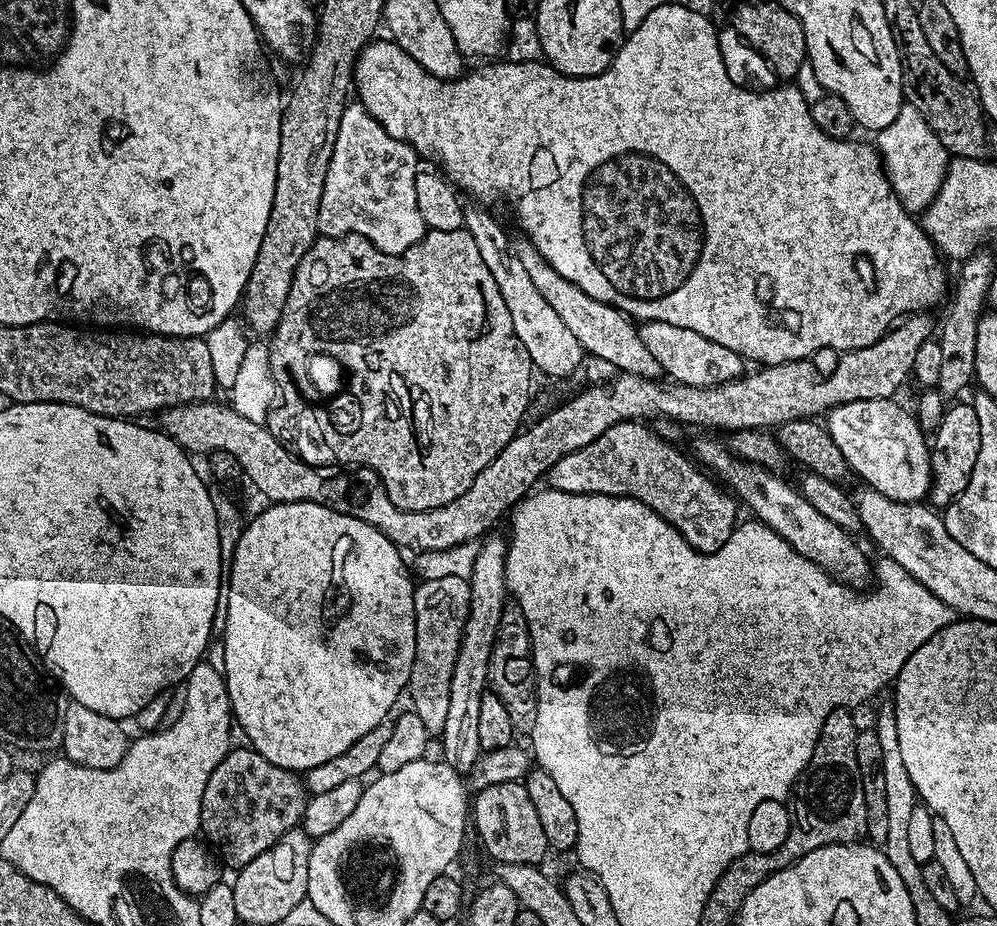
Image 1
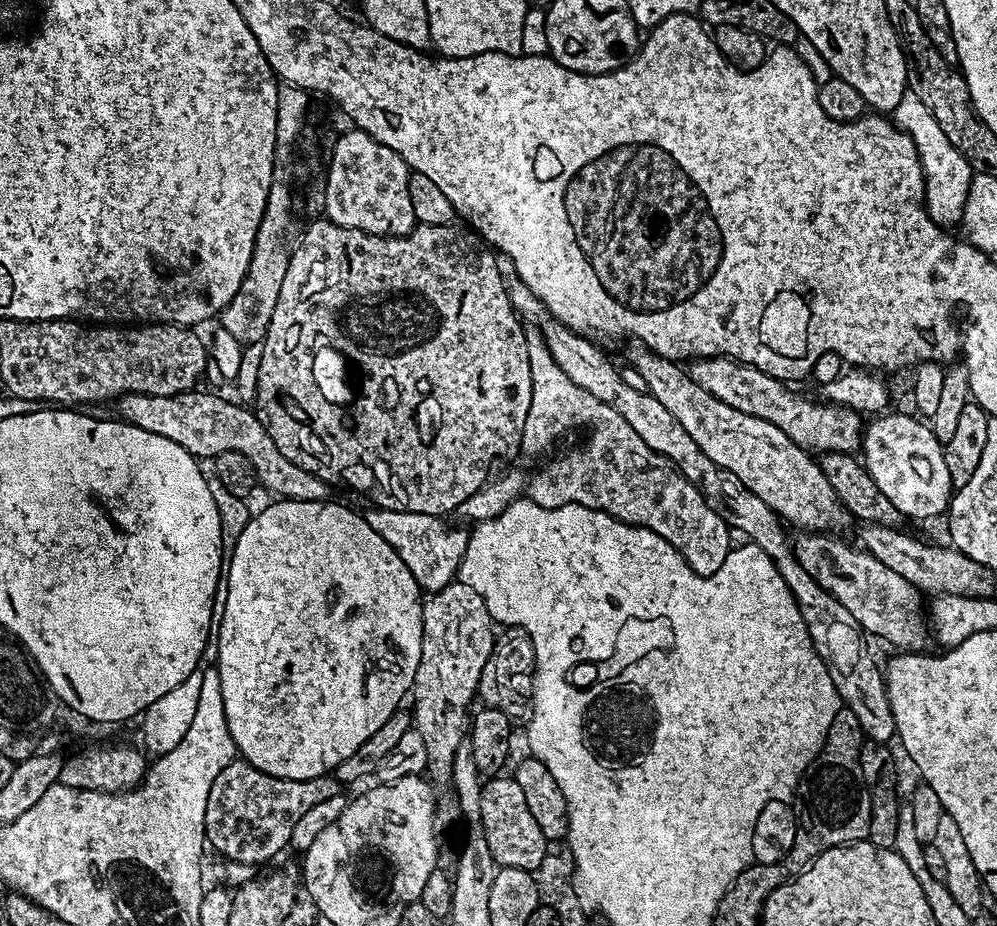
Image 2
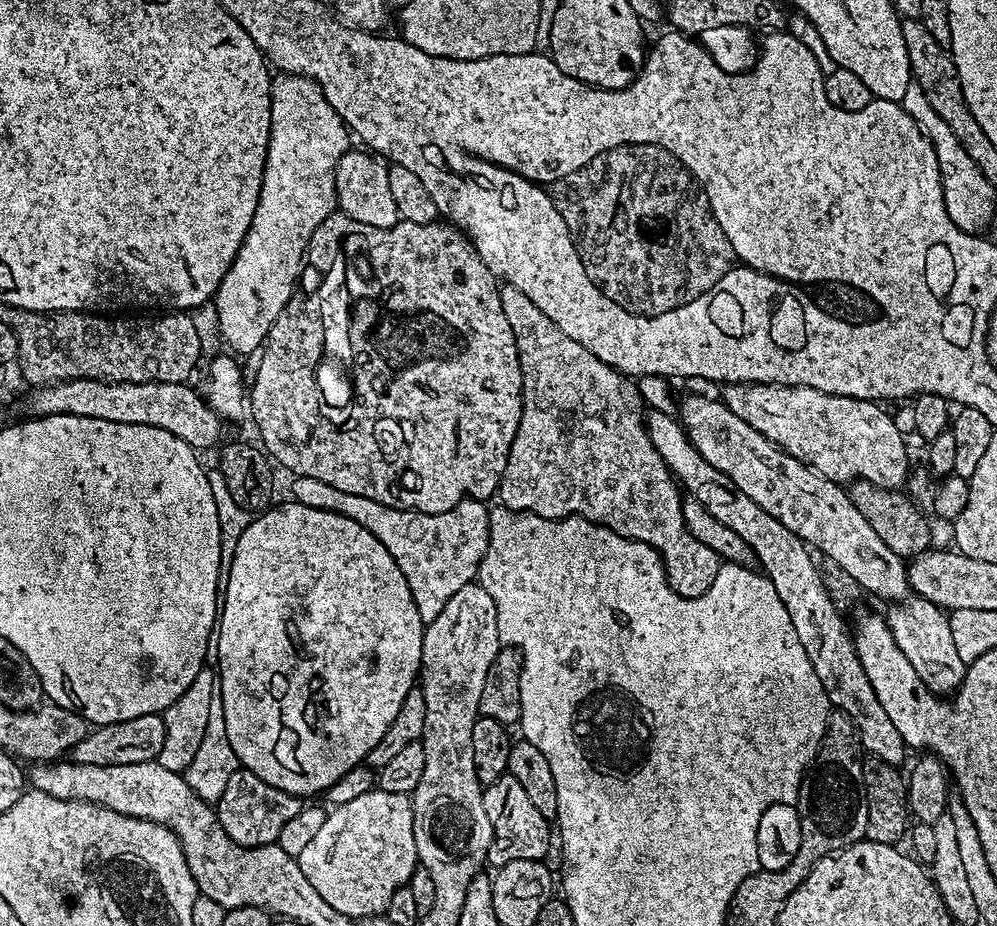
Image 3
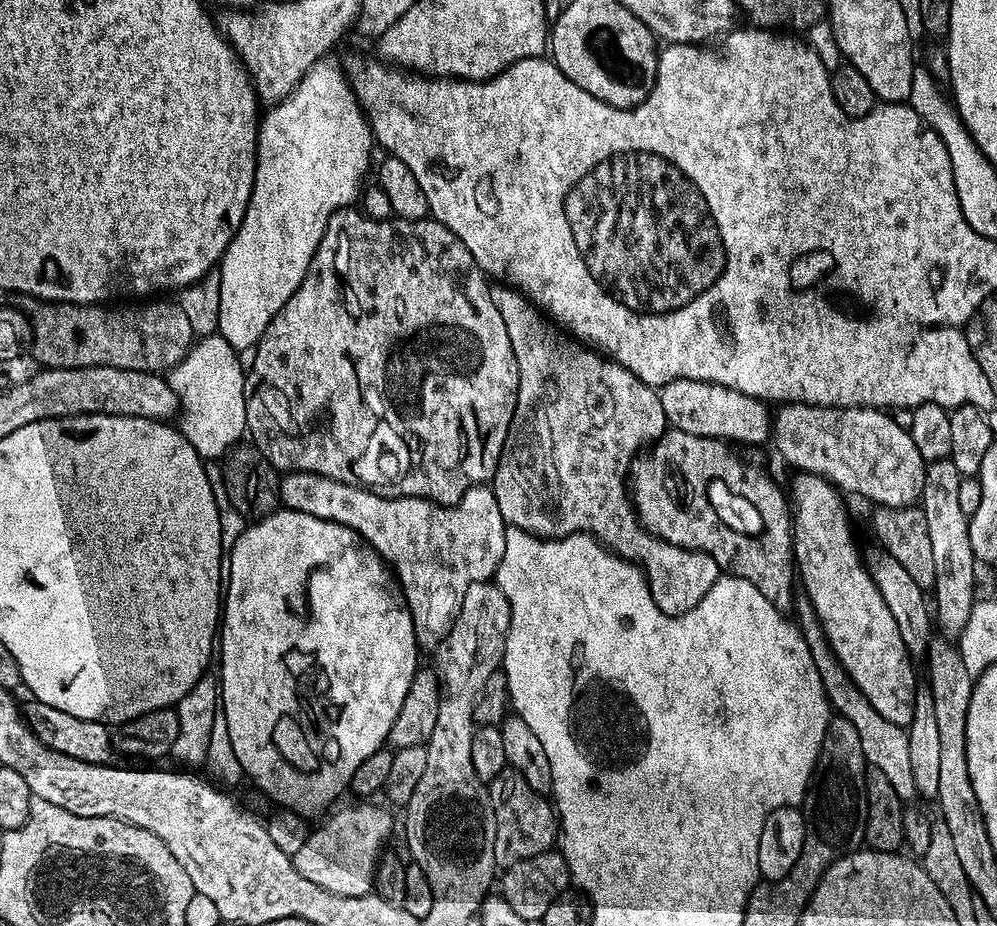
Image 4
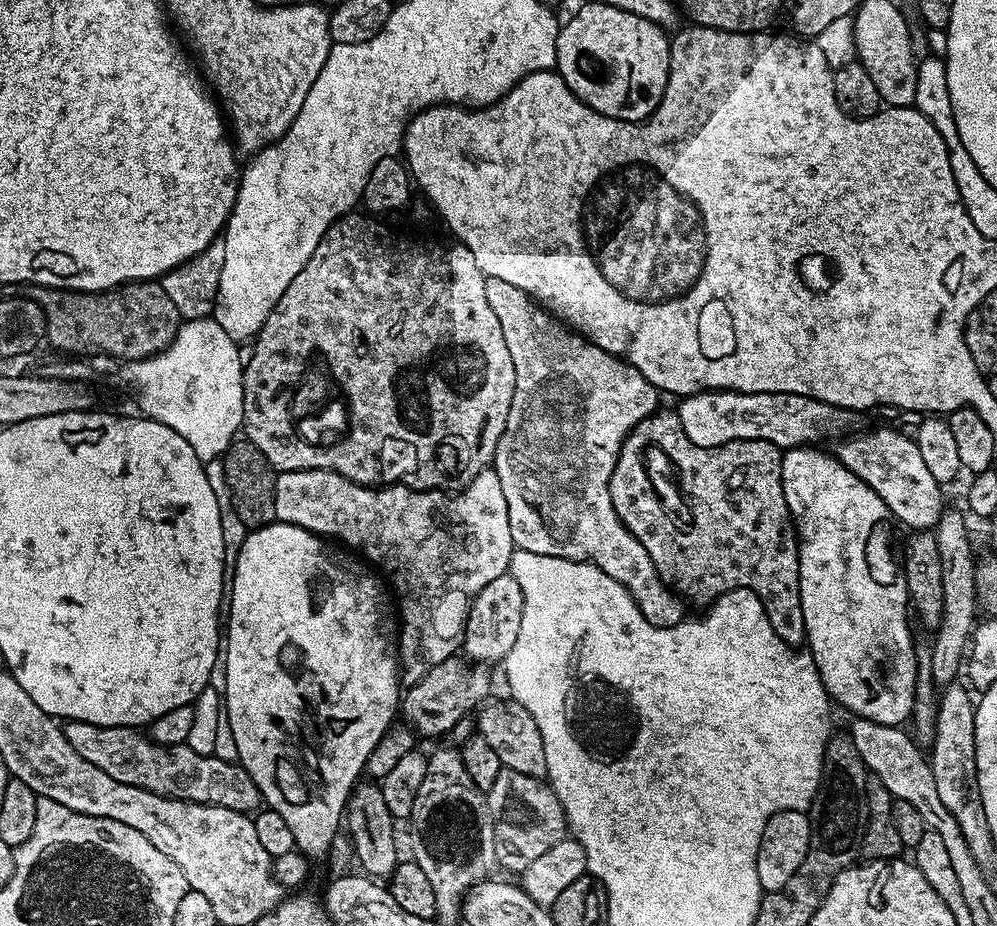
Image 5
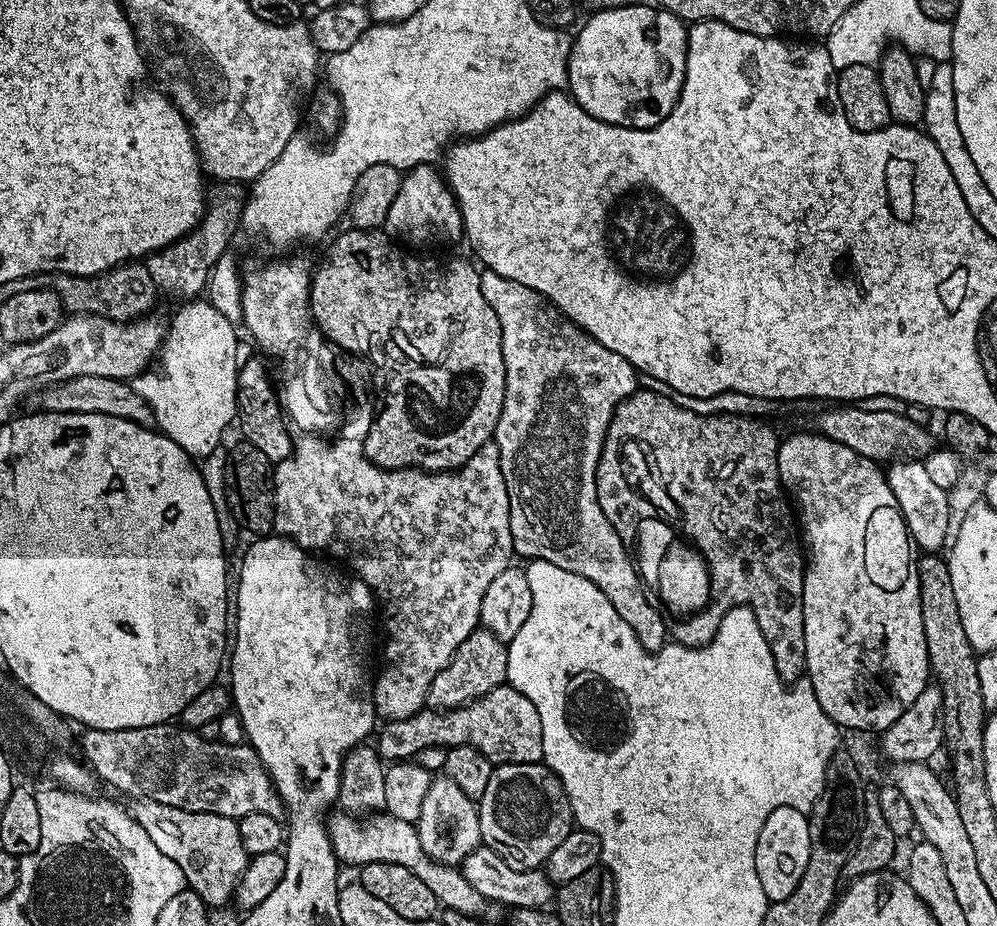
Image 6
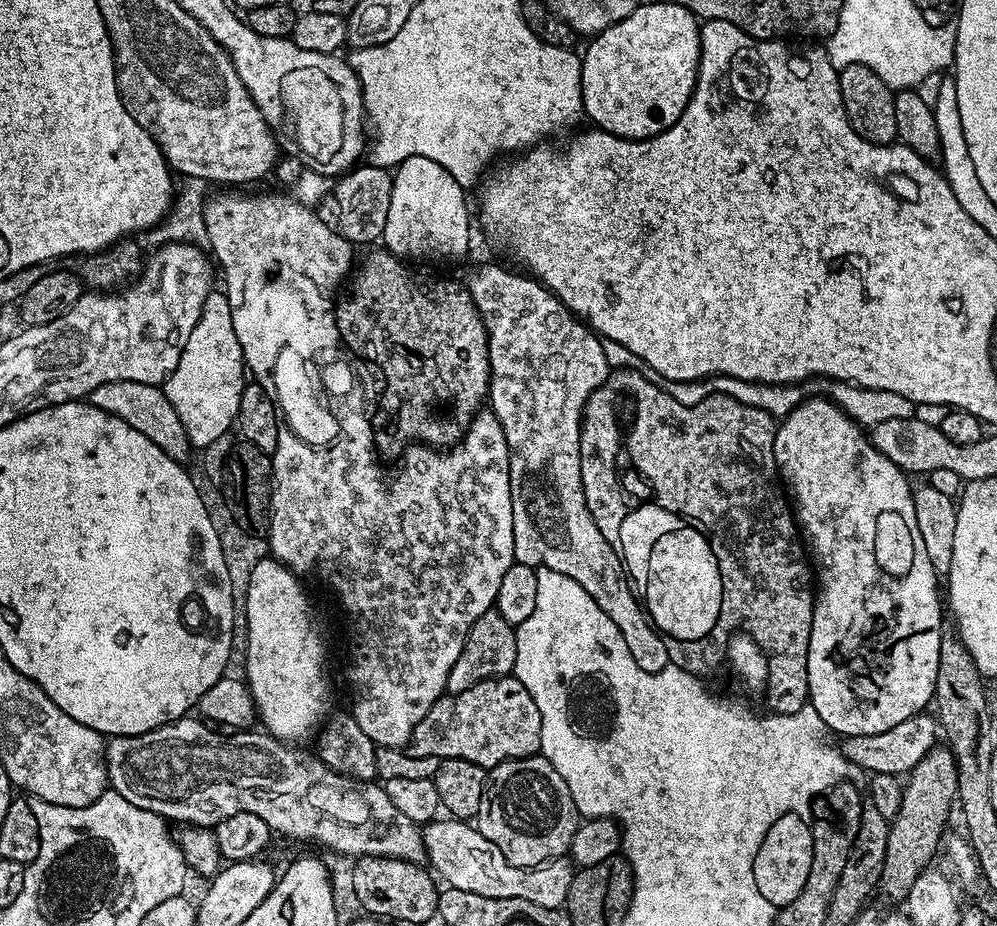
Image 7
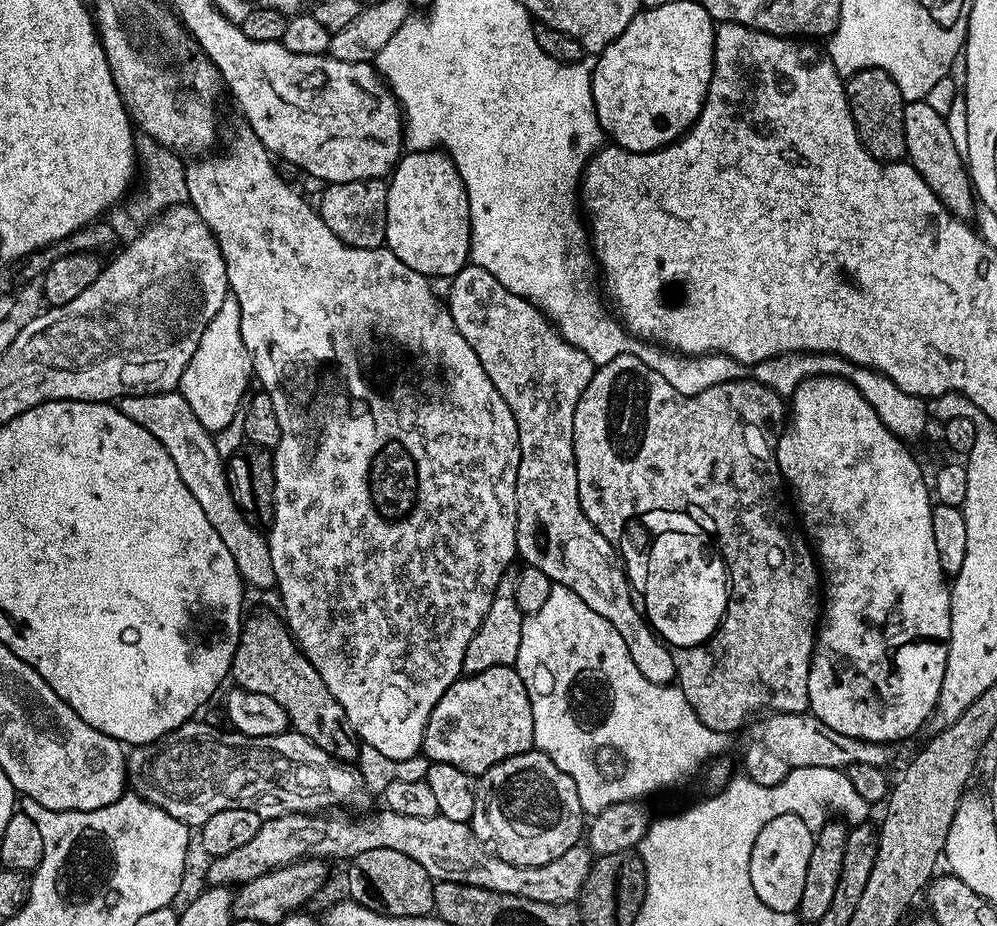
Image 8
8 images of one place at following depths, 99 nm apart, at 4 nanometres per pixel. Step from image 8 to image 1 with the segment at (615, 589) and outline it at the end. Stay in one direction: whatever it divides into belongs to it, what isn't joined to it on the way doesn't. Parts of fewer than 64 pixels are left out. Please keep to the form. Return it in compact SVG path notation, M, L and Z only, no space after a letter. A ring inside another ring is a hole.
M640 422L610 426L590 446L559 460L548 472L547 483L570 494L600 492L604 496L632 496L676 528L697 552L719 552L738 523L737 501L719 483L716 485L703 476L704 472L691 459L688 461L675 443L644 426Z

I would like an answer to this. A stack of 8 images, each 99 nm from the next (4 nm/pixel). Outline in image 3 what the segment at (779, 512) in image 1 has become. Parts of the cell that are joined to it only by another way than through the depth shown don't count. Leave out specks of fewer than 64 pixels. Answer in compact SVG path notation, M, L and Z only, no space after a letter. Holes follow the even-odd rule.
M913 595L903 602L893 603L889 608L892 609L886 612L888 629L892 631L894 642L902 650L902 654L906 654L906 658L910 658L910 664L922 678L925 689L932 694L955 693L963 682L965 674L968 673L968 665L962 662L962 654L959 646L956 645L949 613L934 602L925 600L924 597L918 595Z

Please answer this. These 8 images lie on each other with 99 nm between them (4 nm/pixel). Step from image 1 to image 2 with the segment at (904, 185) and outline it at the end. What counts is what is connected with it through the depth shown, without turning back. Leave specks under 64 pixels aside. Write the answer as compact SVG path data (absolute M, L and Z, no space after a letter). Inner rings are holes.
M912 89L902 94L901 101L892 113L892 120L896 127L907 133L914 142L916 153L920 157L920 167L924 174L924 203L928 217L943 228L959 225L974 175L972 167L961 152L955 150L938 125L937 119L930 114L929 108L923 105L918 94L914 94Z

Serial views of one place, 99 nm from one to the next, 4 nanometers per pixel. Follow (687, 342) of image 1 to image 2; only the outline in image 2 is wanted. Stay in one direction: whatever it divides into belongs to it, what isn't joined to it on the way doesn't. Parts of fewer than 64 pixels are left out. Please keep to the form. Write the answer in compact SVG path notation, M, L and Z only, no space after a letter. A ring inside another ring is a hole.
M711 356L699 357L693 359L688 366L691 379L699 384L704 392L712 394L724 404L740 410L746 414L754 414L782 430L798 447L811 450L816 454L825 452L847 452L855 453L861 447L862 437L862 416L852 408L845 408L843 404L833 404L831 402L819 402L815 404L812 400L807 400L804 396L795 396L788 389L789 385L783 380L775 380L770 374L758 370L756 367L743 364L740 361L733 360L731 357Z

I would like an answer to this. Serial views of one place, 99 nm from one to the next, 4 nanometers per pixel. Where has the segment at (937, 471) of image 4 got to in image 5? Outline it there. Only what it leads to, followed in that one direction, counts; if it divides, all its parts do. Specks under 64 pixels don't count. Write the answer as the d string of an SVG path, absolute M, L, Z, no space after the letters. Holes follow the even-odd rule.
M945 510L936 523L934 535L938 542L938 558L942 560L942 622L934 630L932 649L932 681L943 690L961 675L972 633L978 623L978 563L972 558L972 540L968 537L965 513Z

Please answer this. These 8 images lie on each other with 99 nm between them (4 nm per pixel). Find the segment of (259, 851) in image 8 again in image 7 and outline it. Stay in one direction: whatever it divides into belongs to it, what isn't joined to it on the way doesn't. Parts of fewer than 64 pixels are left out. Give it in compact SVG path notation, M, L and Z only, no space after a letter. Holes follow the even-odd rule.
M437 818L423 825L422 833L427 863L441 881L445 880L443 883L447 887L470 890L474 894L482 894L482 898L522 898L526 902L534 902L534 906L547 908L564 908L567 905L574 875L573 865L567 859L550 860L537 868L508 864L494 842L482 838L480 831L471 823L455 818Z

